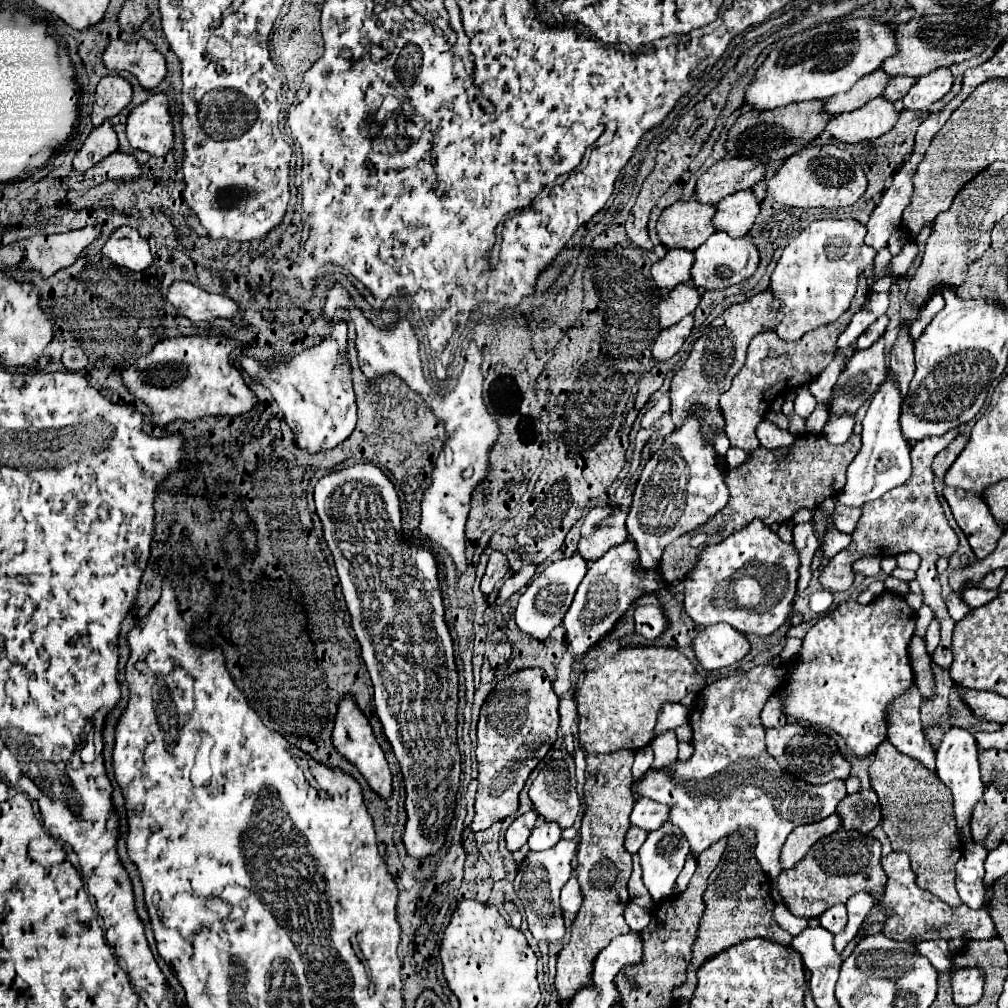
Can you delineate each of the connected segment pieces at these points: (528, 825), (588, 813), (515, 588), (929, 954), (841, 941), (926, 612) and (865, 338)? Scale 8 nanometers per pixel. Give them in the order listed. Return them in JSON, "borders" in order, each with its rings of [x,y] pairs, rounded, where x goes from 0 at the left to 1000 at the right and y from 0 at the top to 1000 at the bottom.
{"borders":[[[[528,802],[526,806],[516,808],[516,810],[504,819],[504,823],[502,823],[502,841],[504,841],[506,845],[512,845],[516,839],[522,837],[522,833],[524,833],[524,829],[526,829],[526,823],[528,823],[530,817],[532,817],[532,812],[534,812],[534,808],[532,808],[530,802]]],[[[613,744],[605,748],[581,746],[581,776],[579,776],[579,810],[575,819],[575,835],[571,847],[571,865],[577,879],[577,899],[567,915],[567,927],[563,937],[556,942],[552,952],[552,982],[556,994],[565,992],[571,982],[585,974],[587,952],[591,946],[609,933],[613,927],[625,925],[619,913],[619,901],[623,899],[623,871],[627,867],[627,849],[619,841],[619,829],[625,821],[625,806],[631,796],[627,786],[627,756],[629,748]]],[[[520,562],[516,567],[508,569],[508,571],[500,577],[500,581],[496,583],[494,593],[492,593],[492,599],[490,599],[490,605],[494,607],[494,603],[496,603],[498,599],[502,599],[508,589],[516,587],[516,585],[526,577],[526,571],[530,571],[530,567],[532,567],[532,562]]],[[[921,933],[909,940],[911,940],[911,946],[921,950],[929,962],[938,964],[938,962],[944,961],[944,947],[938,933]]],[[[853,885],[853,887],[847,887],[841,895],[839,895],[839,901],[841,901],[841,917],[837,921],[837,925],[829,927],[827,929],[827,938],[831,944],[837,942],[837,938],[851,927],[851,921],[853,917],[857,915],[859,907],[869,899],[869,889],[863,887],[863,885]]],[[[917,599],[911,607],[909,607],[909,629],[917,633],[919,629],[919,621],[925,617],[925,605]]],[[[873,313],[871,317],[867,317],[867,321],[863,321],[863,325],[859,325],[859,329],[849,337],[849,345],[851,347],[863,345],[877,331],[879,323],[881,323],[881,315],[879,313]]]]}

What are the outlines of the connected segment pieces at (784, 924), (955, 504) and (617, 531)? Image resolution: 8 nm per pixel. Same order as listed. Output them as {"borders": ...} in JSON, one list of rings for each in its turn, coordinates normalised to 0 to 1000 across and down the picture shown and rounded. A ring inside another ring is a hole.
{"borders":[[[[770,897],[770,901],[768,901],[768,913],[772,913],[774,921],[780,923],[780,925],[784,925],[786,929],[790,929],[792,925],[796,925],[802,919],[800,911],[788,909],[778,897]]],[[[937,484],[937,494],[942,500],[942,506],[958,530],[966,550],[972,556],[982,552],[998,522],[994,518],[986,518],[980,500],[968,490],[958,490],[952,484]]],[[[593,502],[583,508],[577,520],[577,532],[573,538],[573,550],[583,558],[593,556],[603,544],[617,540],[623,534],[621,528],[621,510],[623,506]]]]}

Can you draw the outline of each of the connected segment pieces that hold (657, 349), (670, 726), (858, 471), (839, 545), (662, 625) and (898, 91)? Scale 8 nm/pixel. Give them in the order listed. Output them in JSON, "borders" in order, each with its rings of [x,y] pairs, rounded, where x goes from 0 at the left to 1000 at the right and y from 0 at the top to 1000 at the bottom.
{"borders":[[[[681,313],[677,319],[673,319],[671,323],[665,323],[661,327],[657,327],[647,343],[647,355],[651,359],[659,359],[663,355],[667,355],[675,343],[679,341],[679,337],[683,335],[685,327],[687,327],[687,319],[688,315],[687,313]]],[[[659,696],[653,708],[653,716],[651,716],[651,724],[649,724],[649,732],[655,730],[661,724],[669,724],[677,718],[683,716],[683,702],[679,702],[673,696]]],[[[881,369],[879,377],[871,385],[857,417],[855,417],[855,444],[849,454],[841,462],[841,476],[835,488],[831,490],[831,498],[837,502],[855,502],[859,498],[871,496],[881,486],[897,480],[905,470],[903,460],[903,442],[895,437],[893,429],[893,399],[895,393],[891,389],[891,377],[885,369]]],[[[822,523],[819,530],[817,530],[817,534],[815,534],[815,540],[813,540],[813,548],[815,548],[817,558],[821,558],[829,548],[837,546],[841,540],[843,540],[841,530],[828,527],[826,523]]],[[[645,593],[641,599],[631,603],[629,615],[631,615],[631,629],[639,631],[641,635],[649,635],[661,625],[661,613],[651,593]]],[[[889,75],[889,77],[883,77],[879,87],[877,87],[877,97],[883,99],[883,101],[891,101],[897,97],[897,93],[901,91],[901,87],[909,81],[909,77],[903,77],[903,75]]]]}

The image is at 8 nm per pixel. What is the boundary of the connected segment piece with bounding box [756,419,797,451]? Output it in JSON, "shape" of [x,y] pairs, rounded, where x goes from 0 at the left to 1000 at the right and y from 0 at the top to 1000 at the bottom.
{"shape":[[[760,416],[752,422],[750,431],[755,442],[765,447],[774,443],[785,442],[791,436],[783,428],[774,427],[769,421],[762,419]]]}

